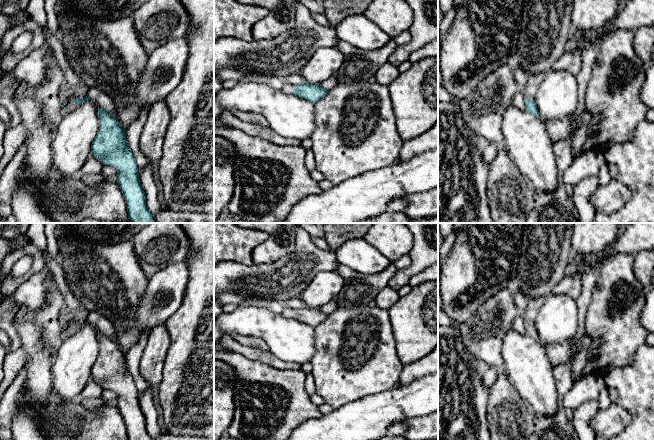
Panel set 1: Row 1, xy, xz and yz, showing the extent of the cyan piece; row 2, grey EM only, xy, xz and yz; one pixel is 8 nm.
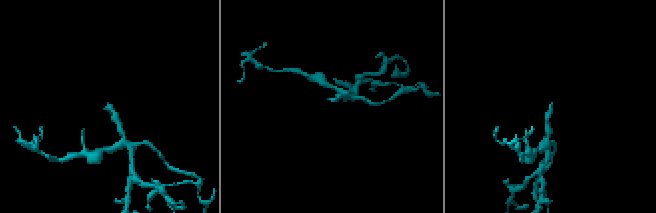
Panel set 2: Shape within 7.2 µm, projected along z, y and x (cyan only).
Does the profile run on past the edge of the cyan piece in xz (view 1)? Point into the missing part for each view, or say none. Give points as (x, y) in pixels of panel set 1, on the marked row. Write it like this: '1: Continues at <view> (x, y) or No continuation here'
1: Continues at xz (288, 88)

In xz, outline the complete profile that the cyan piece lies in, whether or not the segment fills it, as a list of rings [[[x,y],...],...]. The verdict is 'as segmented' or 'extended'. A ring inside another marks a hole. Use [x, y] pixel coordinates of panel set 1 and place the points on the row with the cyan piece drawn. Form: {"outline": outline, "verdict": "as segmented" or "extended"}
{"outline": [[[285,83],[282,92],[285,94],[295,95],[315,104],[318,100],[325,97],[328,91],[318,85],[309,85],[307,83],[291,85]]], "verdict": "extended"}

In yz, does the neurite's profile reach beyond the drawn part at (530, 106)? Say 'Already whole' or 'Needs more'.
Needs more

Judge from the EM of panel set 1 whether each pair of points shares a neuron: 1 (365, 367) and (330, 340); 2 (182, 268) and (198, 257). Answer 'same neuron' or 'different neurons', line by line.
1: same neuron
2: different neurons

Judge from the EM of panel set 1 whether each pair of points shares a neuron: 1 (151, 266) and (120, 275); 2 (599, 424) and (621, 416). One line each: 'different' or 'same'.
1: different
2: same

